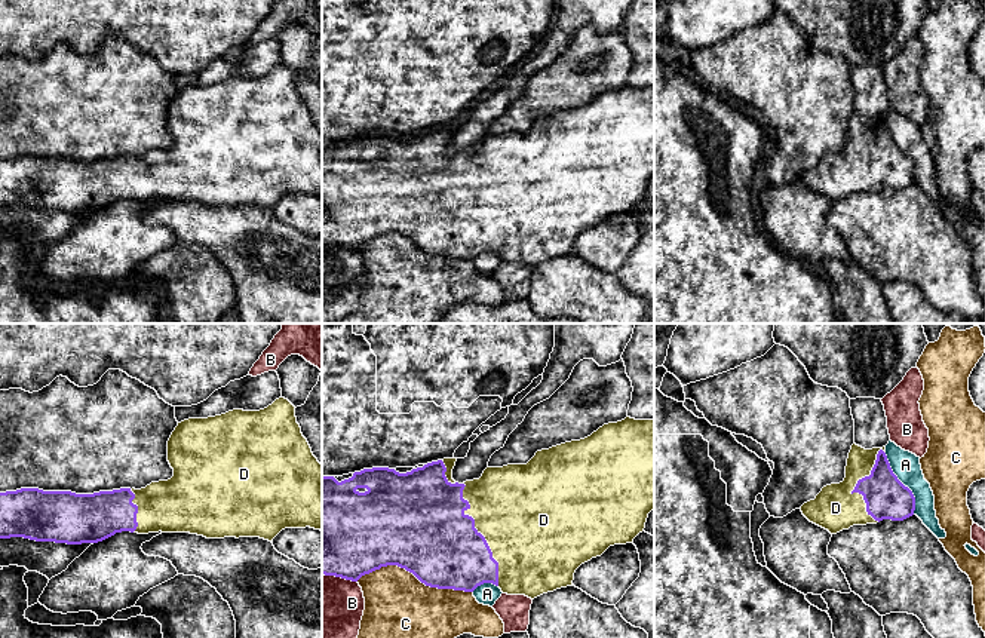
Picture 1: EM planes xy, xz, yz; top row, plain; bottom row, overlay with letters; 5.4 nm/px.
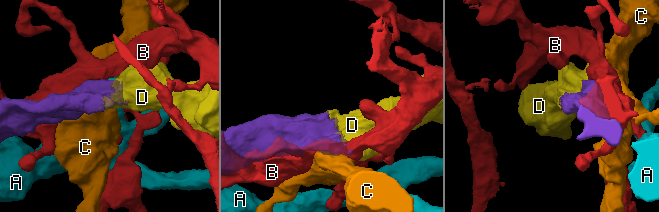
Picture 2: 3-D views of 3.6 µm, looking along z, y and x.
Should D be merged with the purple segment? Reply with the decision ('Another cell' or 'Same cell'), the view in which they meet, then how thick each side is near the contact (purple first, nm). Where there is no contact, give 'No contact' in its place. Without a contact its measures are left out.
Same cell. Touches purple in xz. Thickness 440 nm (purple) against 480 nm

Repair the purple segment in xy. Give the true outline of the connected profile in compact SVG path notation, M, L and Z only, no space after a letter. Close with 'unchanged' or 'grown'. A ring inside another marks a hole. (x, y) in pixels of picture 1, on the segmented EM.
M285 398L260 411L233 410L178 423L168 441L168 461L174 476L141 490L76 494L21 488L0 493L0 539L82 545L122 531L162 531L273 542L285 528L322 531L322 464L301 433L295 407Z | grown

